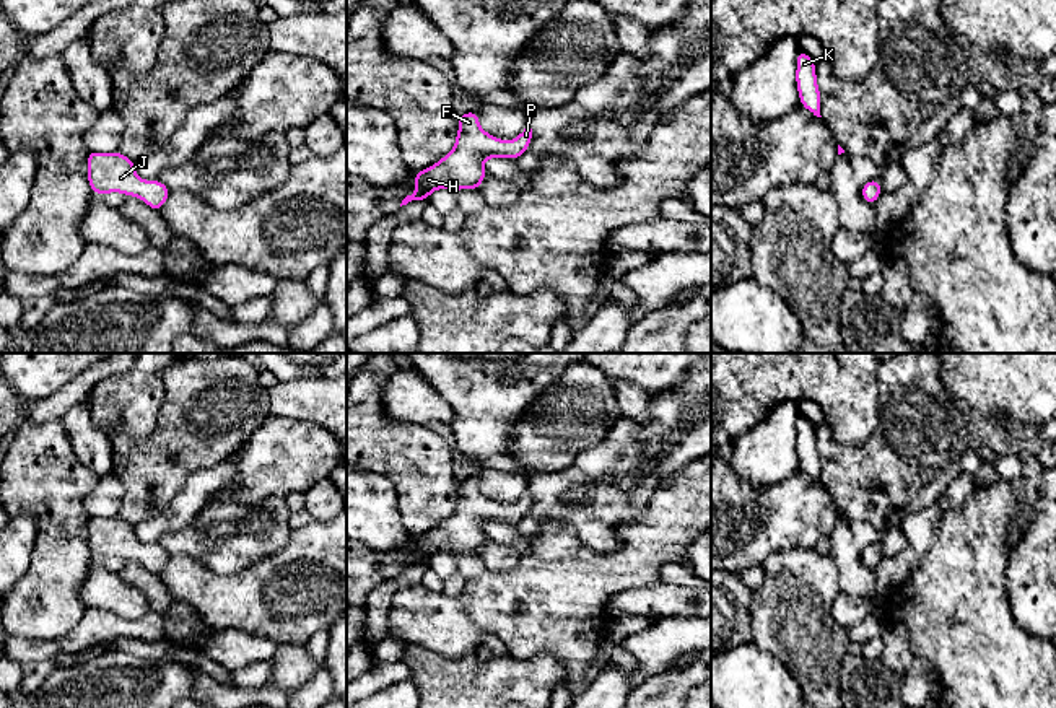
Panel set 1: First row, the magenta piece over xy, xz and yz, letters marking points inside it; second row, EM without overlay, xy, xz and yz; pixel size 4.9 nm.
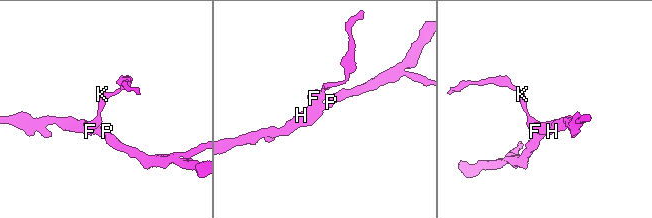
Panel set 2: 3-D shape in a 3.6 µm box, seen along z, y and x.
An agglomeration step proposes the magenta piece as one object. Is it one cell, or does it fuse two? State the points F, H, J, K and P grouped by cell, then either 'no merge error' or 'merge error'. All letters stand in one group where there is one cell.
F H J K P | no merge error

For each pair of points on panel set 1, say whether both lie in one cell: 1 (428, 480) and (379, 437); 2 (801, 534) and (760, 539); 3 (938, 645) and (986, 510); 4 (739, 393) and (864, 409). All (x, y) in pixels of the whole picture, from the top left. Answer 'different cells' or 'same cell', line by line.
1: same cell
2: same cell
3: same cell
4: same cell

